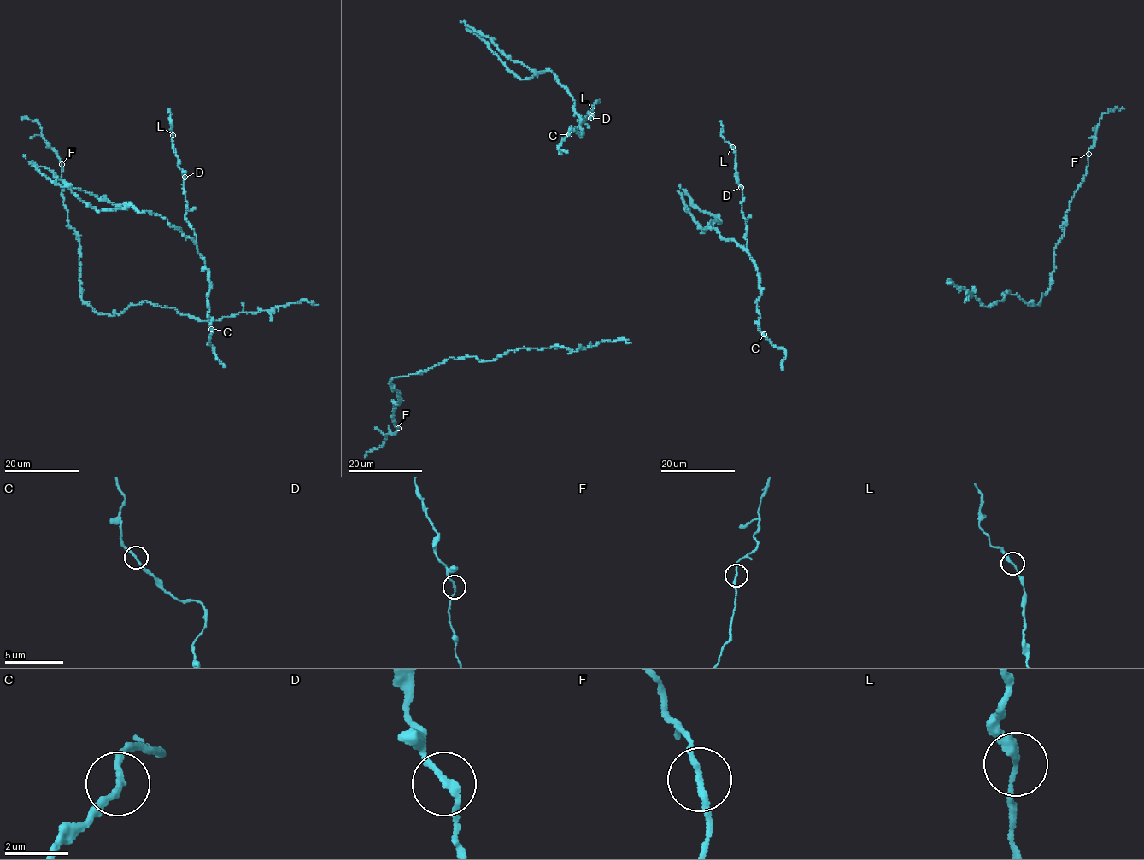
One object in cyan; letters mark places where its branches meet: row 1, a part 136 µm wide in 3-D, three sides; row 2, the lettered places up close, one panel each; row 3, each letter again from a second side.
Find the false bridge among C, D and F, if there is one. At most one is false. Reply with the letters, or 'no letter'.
no letter

